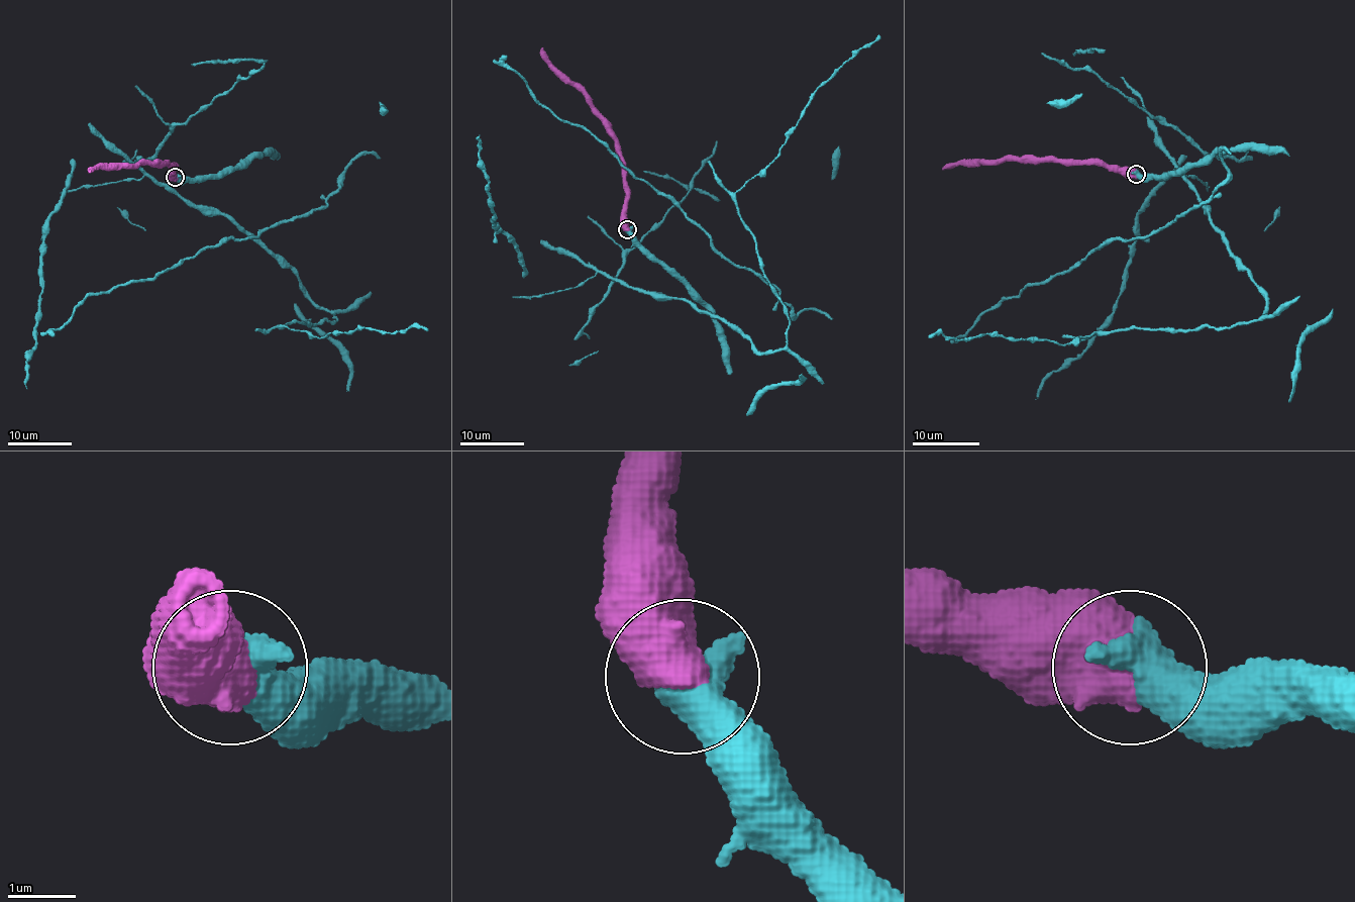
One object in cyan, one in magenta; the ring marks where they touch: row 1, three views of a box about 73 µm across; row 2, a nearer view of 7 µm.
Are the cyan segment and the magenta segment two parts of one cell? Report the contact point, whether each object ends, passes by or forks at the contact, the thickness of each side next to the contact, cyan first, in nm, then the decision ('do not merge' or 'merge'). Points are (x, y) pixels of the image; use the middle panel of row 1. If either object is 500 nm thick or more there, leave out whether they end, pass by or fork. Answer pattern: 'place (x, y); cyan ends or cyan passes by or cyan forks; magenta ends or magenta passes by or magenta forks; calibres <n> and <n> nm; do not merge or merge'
place (627, 229); calibres 700 and 750 nm; merge

